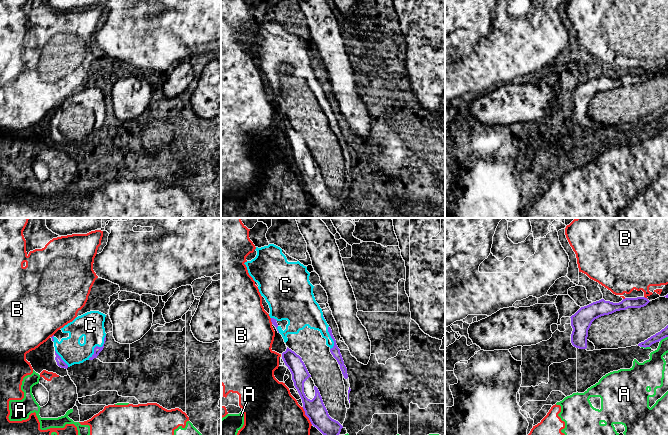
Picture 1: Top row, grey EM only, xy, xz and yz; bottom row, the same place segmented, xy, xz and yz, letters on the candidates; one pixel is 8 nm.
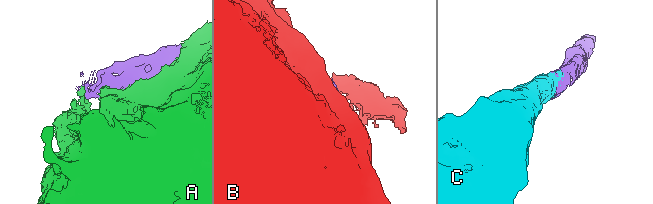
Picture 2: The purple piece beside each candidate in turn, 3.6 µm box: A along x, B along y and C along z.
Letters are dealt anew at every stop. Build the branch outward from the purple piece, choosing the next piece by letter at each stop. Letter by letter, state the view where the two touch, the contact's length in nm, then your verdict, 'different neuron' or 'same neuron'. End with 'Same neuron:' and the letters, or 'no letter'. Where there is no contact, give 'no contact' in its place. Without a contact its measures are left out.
A: xz | 100 nm | different neuron
B: xz | 170 nm | different neuron
C: xy | 240 nm | same neuron
Same neuron: C

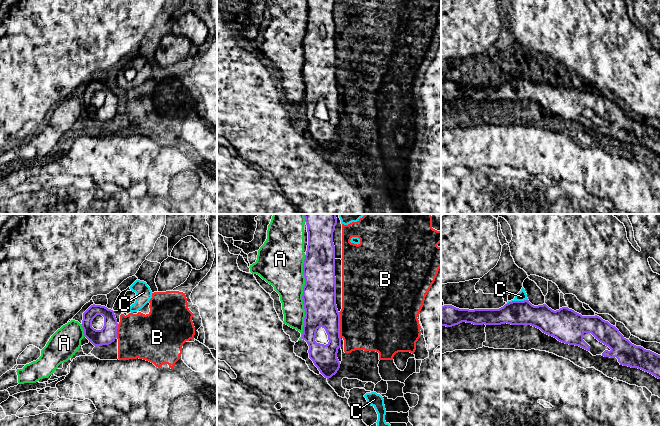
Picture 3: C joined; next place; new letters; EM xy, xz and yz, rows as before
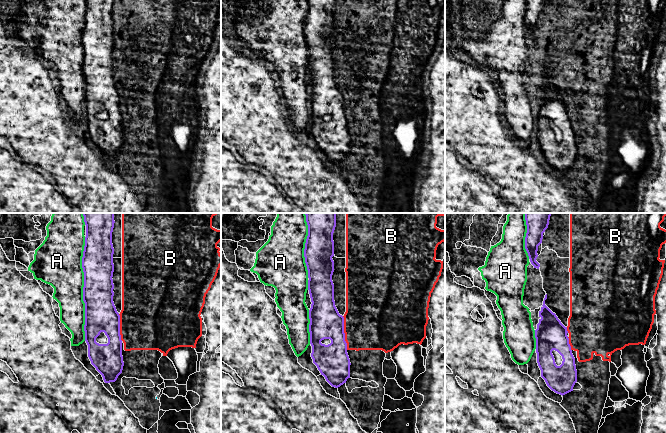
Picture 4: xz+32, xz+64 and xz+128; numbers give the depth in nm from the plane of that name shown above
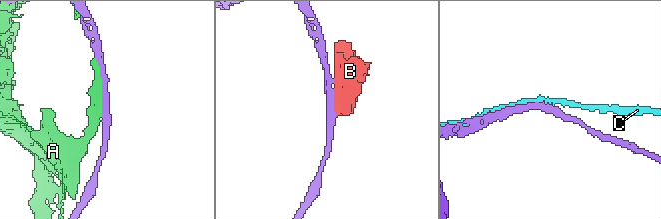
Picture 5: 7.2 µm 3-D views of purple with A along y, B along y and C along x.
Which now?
A: xz | 650 nm | different neuron
B: xz | 200 nm | different neuron
C: yz | 170 nm | different neuron
Same neuron: no letter

